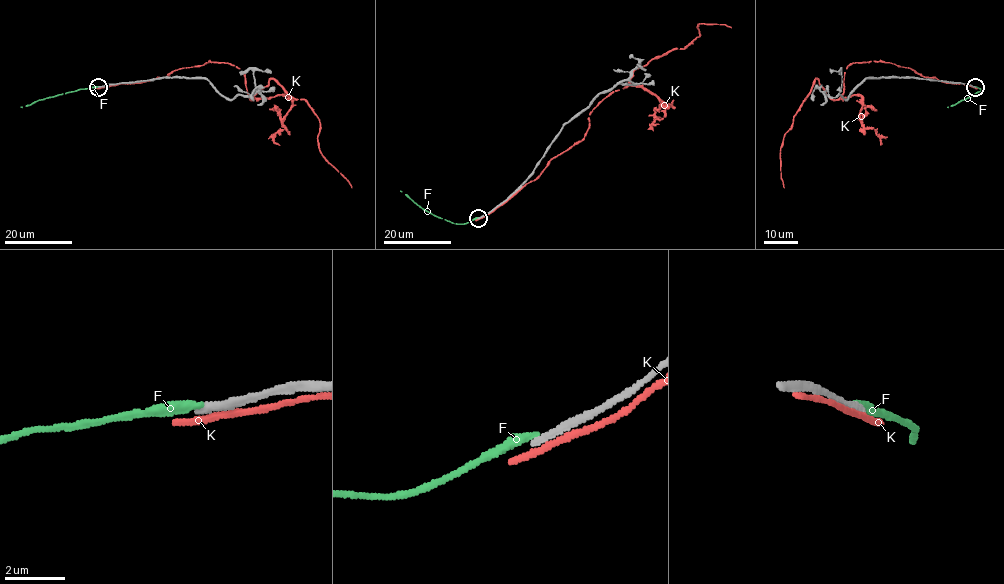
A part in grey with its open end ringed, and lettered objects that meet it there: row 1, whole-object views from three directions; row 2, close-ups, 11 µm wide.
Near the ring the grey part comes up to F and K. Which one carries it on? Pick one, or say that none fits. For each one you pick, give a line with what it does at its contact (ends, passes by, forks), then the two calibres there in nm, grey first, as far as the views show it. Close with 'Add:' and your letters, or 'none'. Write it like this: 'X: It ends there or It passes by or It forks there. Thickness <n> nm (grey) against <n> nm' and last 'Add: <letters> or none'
Add: none

